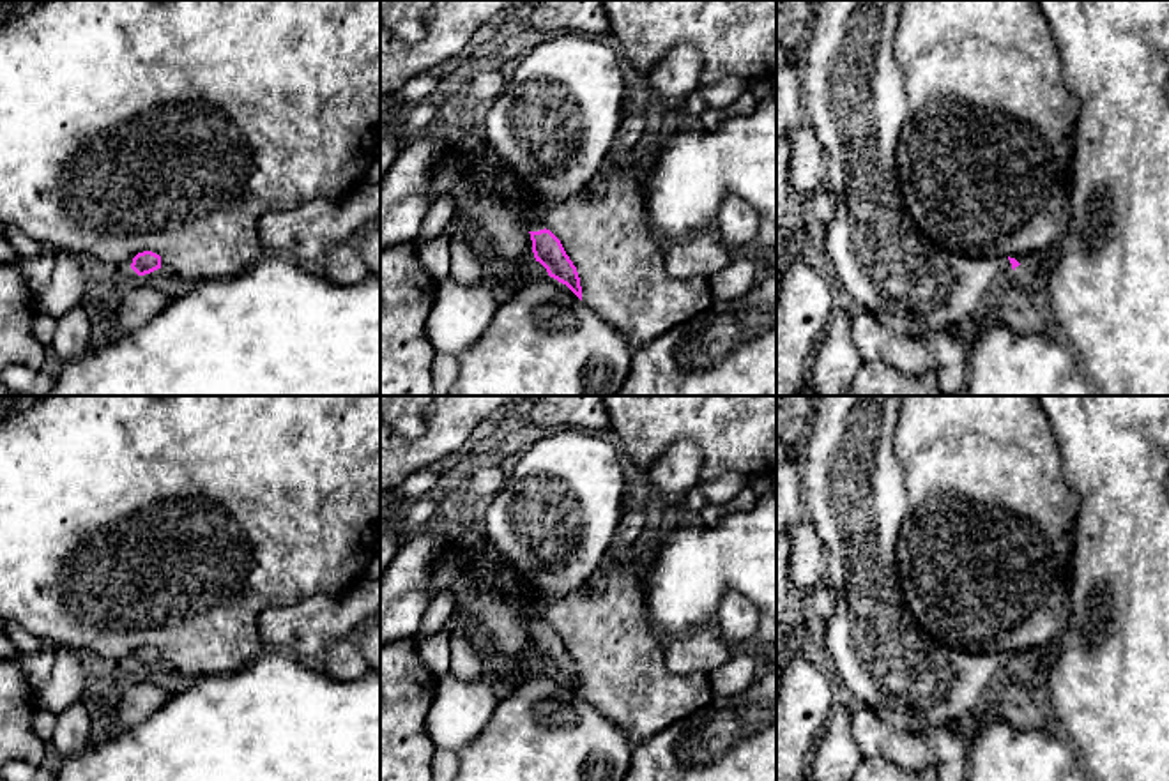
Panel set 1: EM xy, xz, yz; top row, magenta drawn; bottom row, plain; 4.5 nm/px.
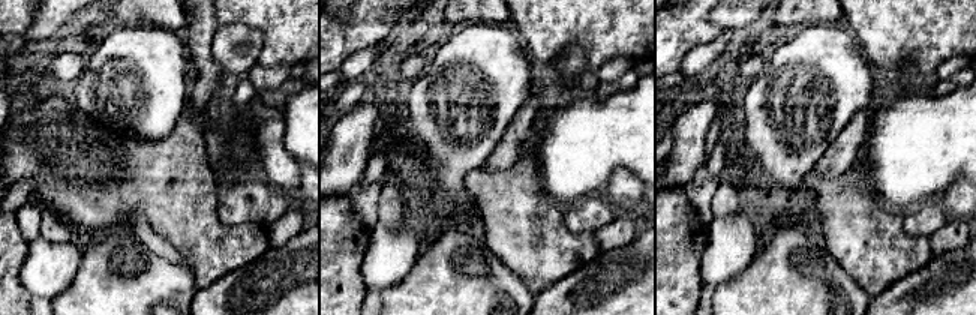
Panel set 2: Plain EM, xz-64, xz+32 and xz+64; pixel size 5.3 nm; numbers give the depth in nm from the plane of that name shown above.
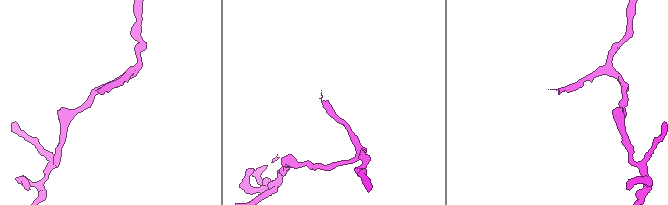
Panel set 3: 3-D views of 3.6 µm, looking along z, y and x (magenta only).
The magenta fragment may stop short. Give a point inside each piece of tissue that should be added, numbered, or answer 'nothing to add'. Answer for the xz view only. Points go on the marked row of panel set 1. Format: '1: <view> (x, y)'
1: xz (554, 124)

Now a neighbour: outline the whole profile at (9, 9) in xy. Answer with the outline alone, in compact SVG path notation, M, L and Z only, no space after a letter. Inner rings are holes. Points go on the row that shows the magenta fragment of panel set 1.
M0 0L0 28L11 21L25 18L44 2L48 0Z

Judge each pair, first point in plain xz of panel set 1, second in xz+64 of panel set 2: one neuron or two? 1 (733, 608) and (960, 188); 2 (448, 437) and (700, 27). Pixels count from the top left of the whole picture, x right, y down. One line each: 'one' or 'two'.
1: one
2: one

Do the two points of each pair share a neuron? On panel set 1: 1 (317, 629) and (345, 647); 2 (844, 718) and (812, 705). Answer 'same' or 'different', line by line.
1: different
2: different

